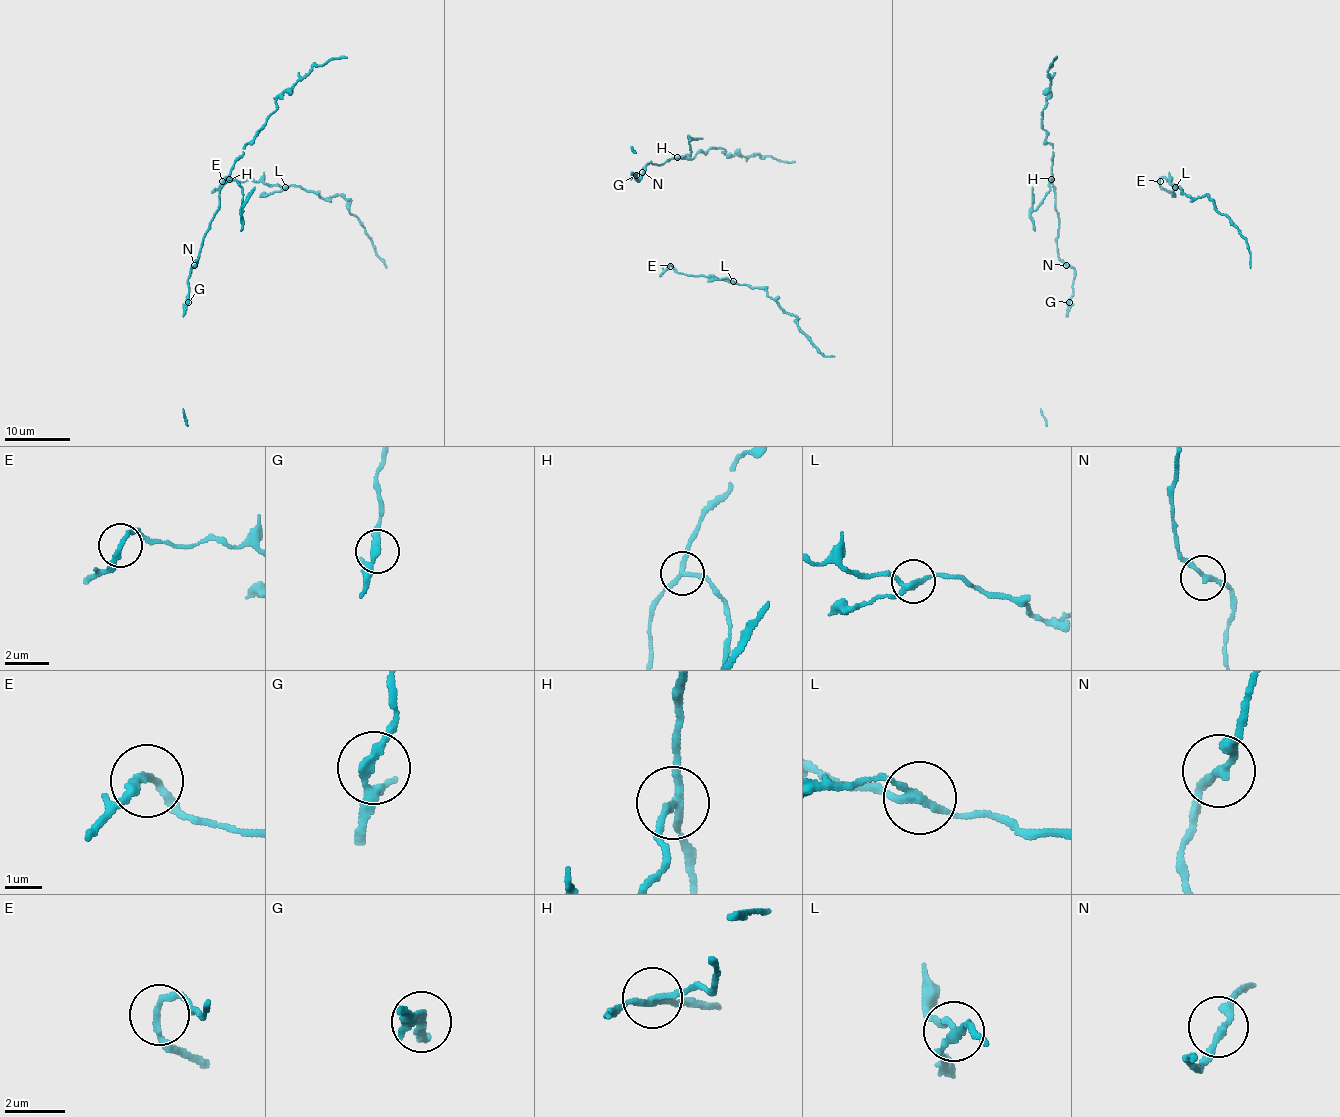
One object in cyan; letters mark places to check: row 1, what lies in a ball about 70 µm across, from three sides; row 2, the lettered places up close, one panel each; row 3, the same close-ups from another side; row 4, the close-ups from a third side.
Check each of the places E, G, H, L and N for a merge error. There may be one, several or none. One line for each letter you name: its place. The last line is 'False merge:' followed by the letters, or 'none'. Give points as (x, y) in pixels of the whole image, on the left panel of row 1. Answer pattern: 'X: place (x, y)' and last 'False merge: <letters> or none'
H: place (229, 179)
False merge: H

